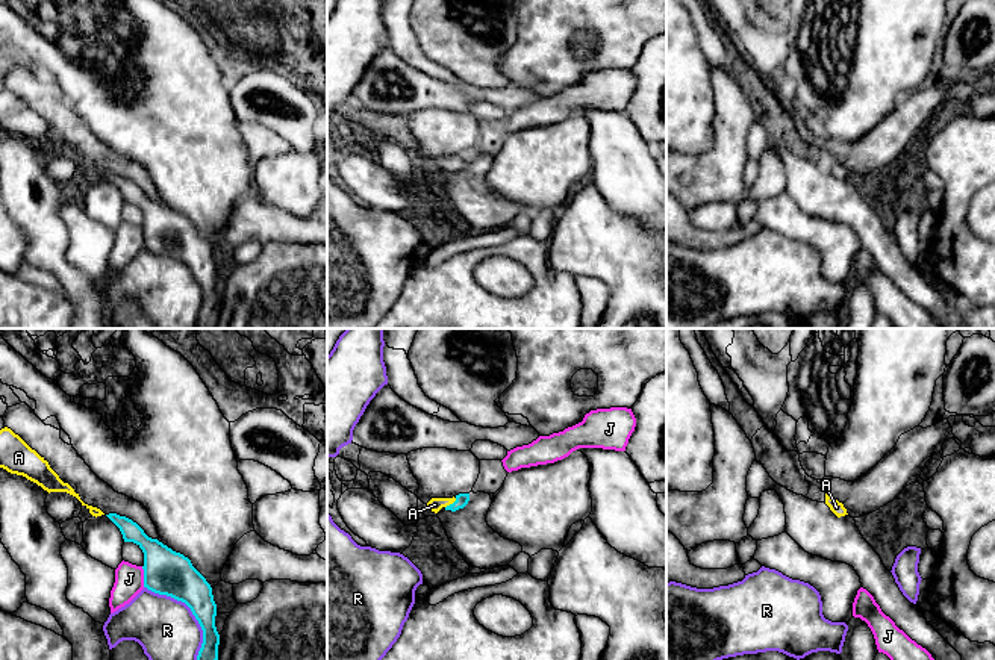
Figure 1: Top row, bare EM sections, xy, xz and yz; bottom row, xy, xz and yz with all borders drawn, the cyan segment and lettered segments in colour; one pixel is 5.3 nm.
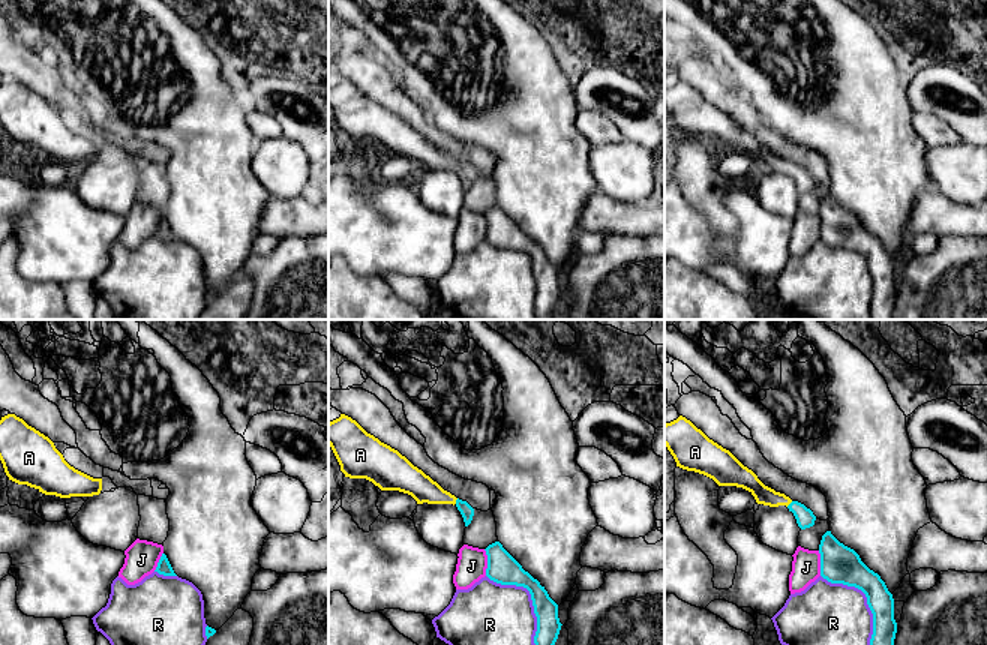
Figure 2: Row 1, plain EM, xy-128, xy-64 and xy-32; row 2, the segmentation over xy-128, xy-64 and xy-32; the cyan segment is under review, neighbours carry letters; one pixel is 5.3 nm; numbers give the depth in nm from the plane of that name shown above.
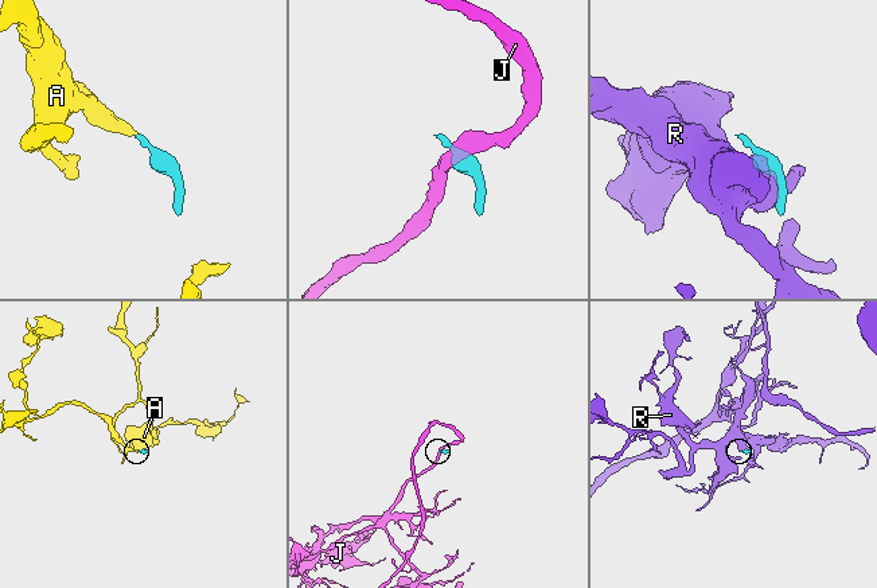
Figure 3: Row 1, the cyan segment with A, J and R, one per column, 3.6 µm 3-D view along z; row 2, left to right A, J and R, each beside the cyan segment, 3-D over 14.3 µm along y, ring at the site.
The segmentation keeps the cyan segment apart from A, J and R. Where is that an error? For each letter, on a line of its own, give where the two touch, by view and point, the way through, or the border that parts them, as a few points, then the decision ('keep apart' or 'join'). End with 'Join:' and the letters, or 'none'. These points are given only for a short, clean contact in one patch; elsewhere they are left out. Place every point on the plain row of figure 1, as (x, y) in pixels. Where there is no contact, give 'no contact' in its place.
A: xz (450, 165) | across xz (462, 161), (450, 165), (435, 165) | join
J: xy (144, 238) | along xy (141, 227), (144, 247) | keep apart
R: xy (193, 274) | keep apart
Join: A

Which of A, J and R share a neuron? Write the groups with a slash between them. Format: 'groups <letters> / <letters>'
groups A / J / R

